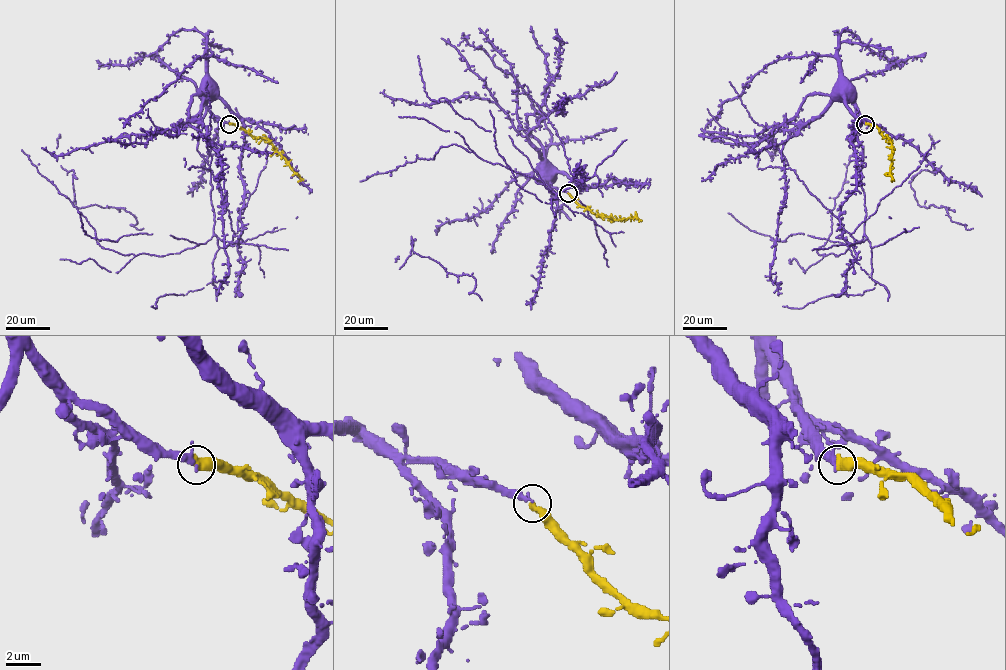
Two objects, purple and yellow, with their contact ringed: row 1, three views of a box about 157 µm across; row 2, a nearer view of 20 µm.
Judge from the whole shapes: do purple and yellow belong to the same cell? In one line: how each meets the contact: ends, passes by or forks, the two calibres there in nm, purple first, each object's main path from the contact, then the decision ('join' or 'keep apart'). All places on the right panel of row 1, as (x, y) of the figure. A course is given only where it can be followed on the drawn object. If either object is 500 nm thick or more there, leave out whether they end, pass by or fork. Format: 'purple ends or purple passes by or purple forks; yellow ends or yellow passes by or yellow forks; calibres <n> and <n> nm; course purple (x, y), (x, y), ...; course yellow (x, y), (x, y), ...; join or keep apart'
calibres 240 and 500 nm; course purple (865, 124), (853, 103), (846, 102), (837, 91); course yellow (865, 124), (872, 124), (891, 143), (891, 181); join

